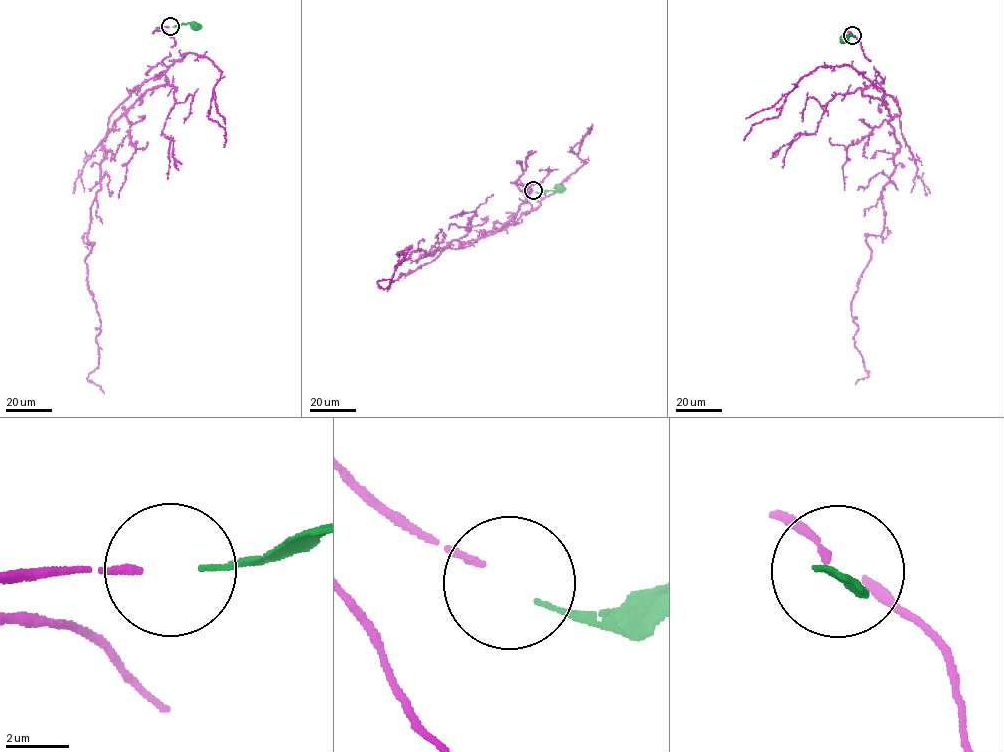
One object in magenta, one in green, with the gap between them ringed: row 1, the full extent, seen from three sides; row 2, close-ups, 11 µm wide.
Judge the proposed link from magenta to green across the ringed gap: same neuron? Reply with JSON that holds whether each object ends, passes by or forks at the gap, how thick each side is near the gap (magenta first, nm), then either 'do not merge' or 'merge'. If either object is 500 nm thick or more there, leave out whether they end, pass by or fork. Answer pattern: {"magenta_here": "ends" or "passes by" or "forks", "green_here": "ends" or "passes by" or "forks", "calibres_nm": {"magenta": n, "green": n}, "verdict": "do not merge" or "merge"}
{"magenta_here": "ends", "green_here": "ends", "calibres_nm": {"magenta": 240, "green": 150}, "verdict": "merge"}

